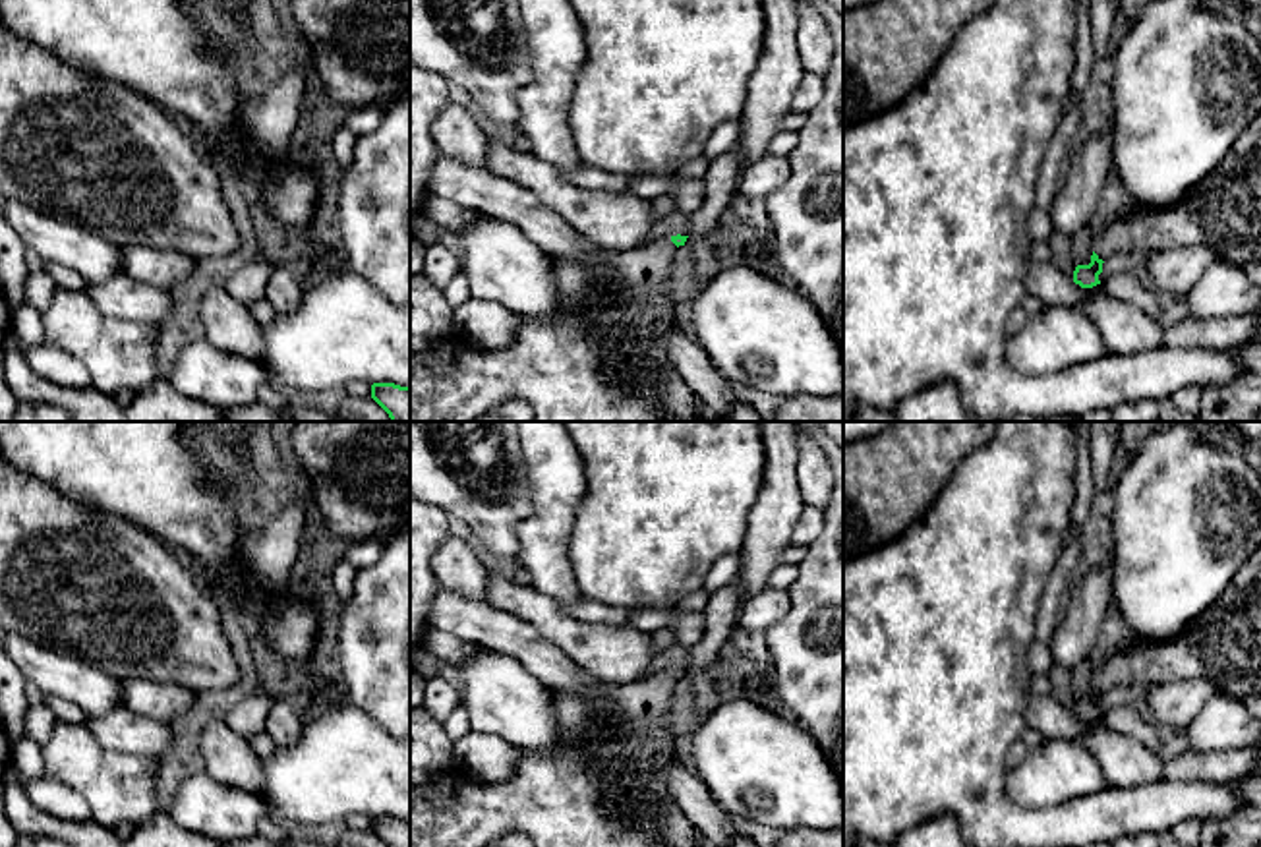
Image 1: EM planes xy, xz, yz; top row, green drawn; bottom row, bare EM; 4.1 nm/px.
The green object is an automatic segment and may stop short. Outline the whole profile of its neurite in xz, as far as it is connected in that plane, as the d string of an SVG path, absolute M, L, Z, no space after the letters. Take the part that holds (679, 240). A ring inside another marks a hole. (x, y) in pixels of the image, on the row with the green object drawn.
M681 234L665 236L656 242L644 242L629 251L600 249L598 255L594 257L594 263L603 265L609 273L615 275L615 278L627 290L625 300L617 300L605 286L596 284L588 265L551 257L555 286L563 302L563 307L555 319L520 317L520 327L516 331L516 336L507 348L484 348L474 340L449 335L429 350L410 352L410 422L472 422L509 400L528 402L534 410L534 422L702 422L702 400L679 375L677 367L673 365L671 358L665 352L663 340L658 336L658 331L663 325L669 325L673 319L673 290L669 282L669 269L673 263L675 249L679 246L685 246L687 238L689 236Z

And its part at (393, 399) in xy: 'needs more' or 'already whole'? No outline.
already whole

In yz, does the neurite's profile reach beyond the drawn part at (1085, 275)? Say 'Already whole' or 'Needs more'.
Needs more

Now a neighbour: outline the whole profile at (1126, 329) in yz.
M1100 284L1081 290L1083 302L1075 307L1099 327L1108 354L1135 354L1162 344L1162 325L1145 311L1104 294Z

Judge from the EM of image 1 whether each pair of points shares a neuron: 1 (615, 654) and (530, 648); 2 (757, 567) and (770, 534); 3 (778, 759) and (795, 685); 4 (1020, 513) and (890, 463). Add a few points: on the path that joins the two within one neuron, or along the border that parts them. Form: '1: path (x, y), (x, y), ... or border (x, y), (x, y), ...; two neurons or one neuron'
1: border (527, 621), (596, 679); two neurons
2: path (759, 559), (764, 542); one neuron
3: border (793, 722), (822, 751); two neurons
4: border (973, 449), (956, 465), (933, 505), (917, 521); two neurons

